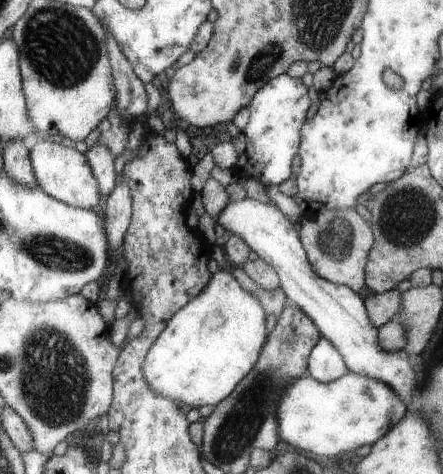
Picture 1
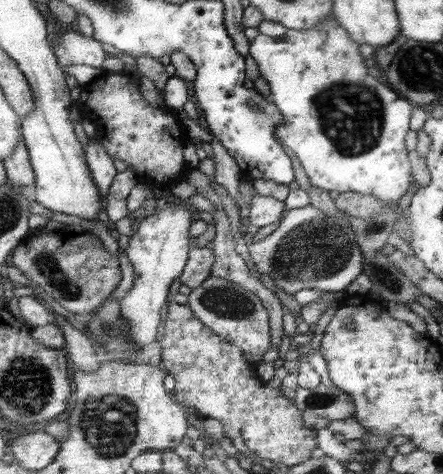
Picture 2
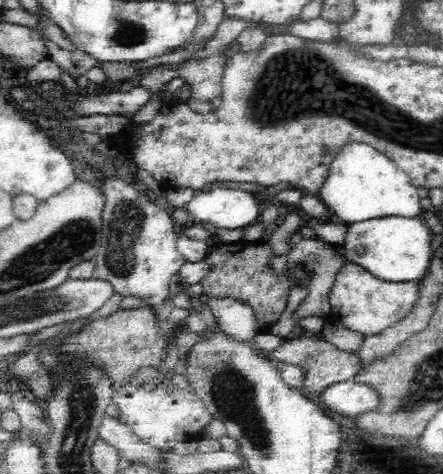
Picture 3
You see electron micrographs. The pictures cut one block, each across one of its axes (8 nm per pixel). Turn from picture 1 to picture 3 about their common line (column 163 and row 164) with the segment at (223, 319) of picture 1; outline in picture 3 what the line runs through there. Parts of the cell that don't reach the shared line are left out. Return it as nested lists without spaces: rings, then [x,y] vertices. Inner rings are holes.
[[[348,142],[338,148],[318,196],[320,202],[334,214],[336,222],[350,226],[372,218],[418,218],[422,214],[422,198],[406,172],[402,172],[388,156],[364,142]]]

